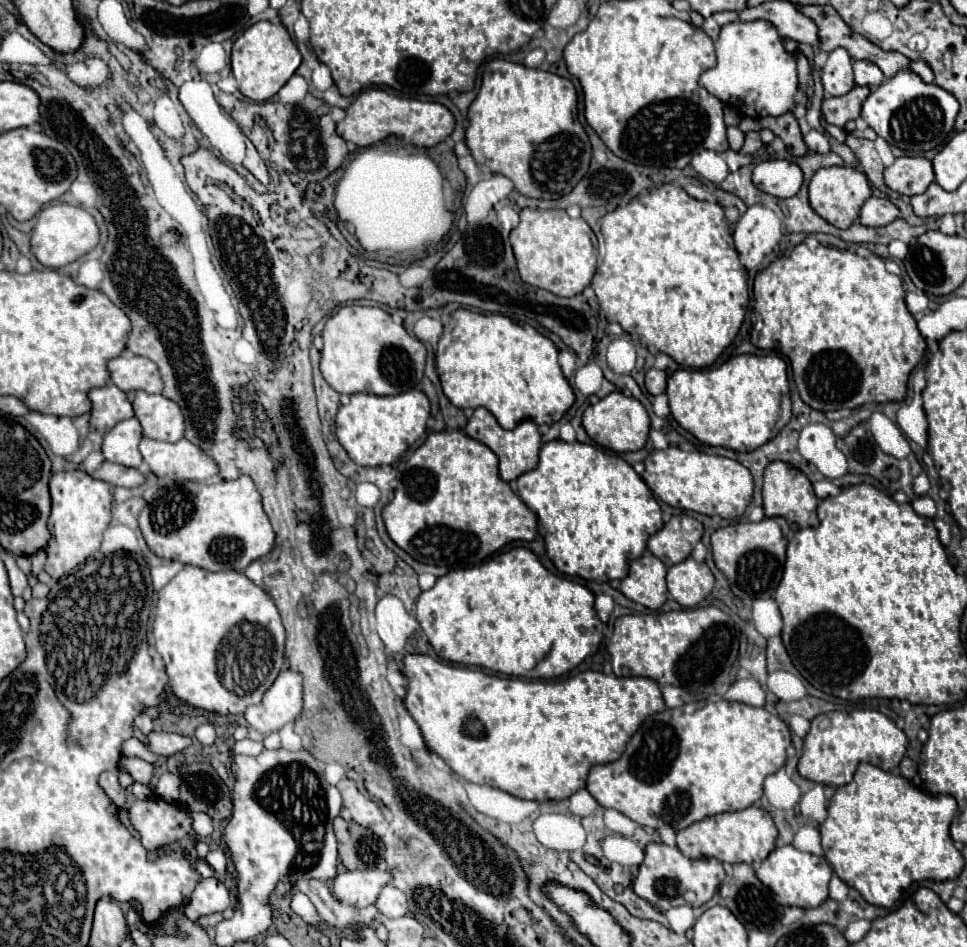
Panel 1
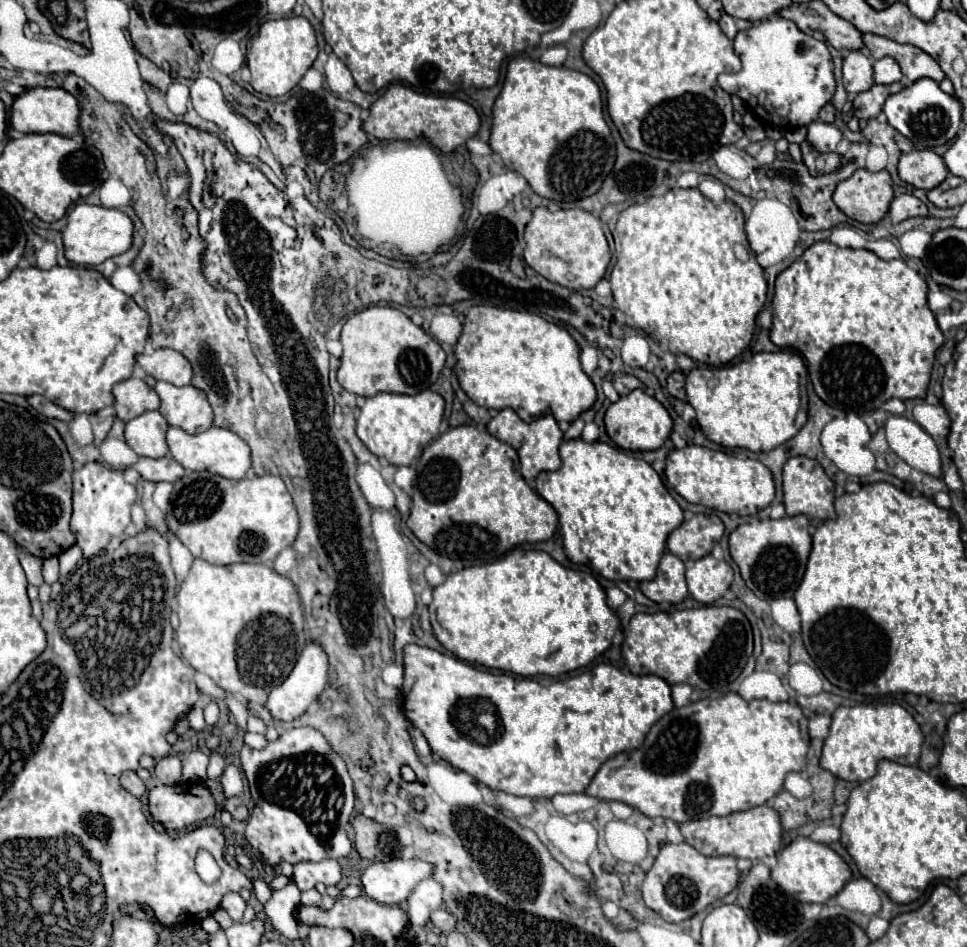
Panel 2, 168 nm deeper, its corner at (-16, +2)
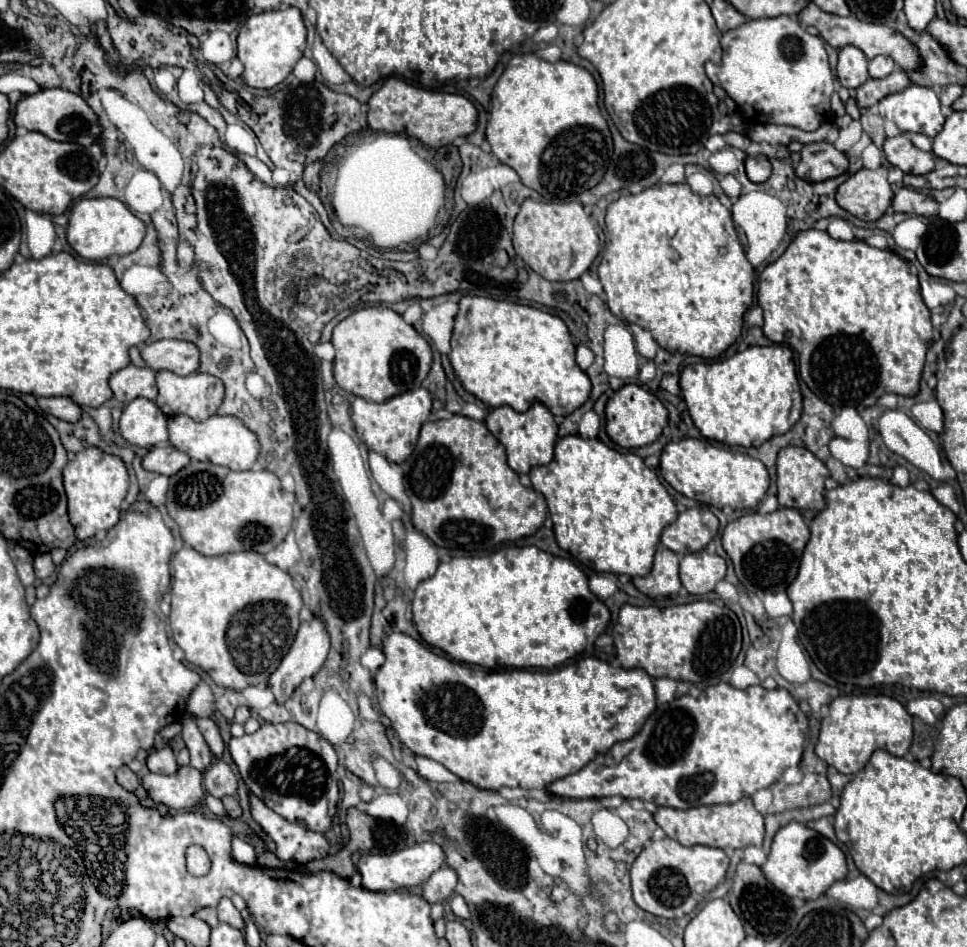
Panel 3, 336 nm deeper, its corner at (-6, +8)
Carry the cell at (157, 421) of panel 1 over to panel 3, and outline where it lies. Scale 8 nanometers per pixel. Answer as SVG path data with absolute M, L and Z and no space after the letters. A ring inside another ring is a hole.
M158 371L156 375L158 381L158 399L156 405L162 409L164 415L190 415L194 421L204 421L212 415L216 415L222 399L224 399L224 383L208 373L192 373L186 377L180 377L172 371Z

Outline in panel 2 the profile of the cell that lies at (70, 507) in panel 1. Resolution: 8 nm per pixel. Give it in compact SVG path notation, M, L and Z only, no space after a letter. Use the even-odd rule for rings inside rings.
M86 463L74 471L74 513L70 529L76 535L76 545L82 549L84 559L90 559L106 549L112 537L120 537L130 523L130 509L136 501L136 487L126 483L122 471L108 469L100 463Z

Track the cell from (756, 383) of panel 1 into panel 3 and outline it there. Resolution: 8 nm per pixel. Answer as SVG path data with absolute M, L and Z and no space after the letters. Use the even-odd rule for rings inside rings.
M786 344L749 346L730 359L688 365L680 375L680 387L700 433L740 447L756 447L774 435L786 433L792 427L792 393L800 393L794 353Z

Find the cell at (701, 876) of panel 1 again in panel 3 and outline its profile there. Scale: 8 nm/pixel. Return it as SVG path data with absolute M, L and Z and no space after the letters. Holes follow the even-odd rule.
M664 837L660 841L652 841L650 847L644 847L630 867L634 901L640 909L658 917L684 917L692 913L698 903L702 903L704 895L710 893L724 879L726 871L728 857L722 849L706 845L686 847L680 845L676 839Z

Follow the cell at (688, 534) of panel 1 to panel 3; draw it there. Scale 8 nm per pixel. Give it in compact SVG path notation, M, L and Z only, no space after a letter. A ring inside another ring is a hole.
M692 507L662 531L662 545L678 555L702 551L718 533L718 519L708 507Z

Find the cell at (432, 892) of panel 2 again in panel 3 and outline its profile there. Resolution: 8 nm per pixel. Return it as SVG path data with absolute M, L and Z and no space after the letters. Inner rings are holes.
M442 867L438 869L424 885L422 885L422 897L428 903L436 903L436 901L446 901L448 897L454 895L454 887L458 883L458 875L452 867Z

